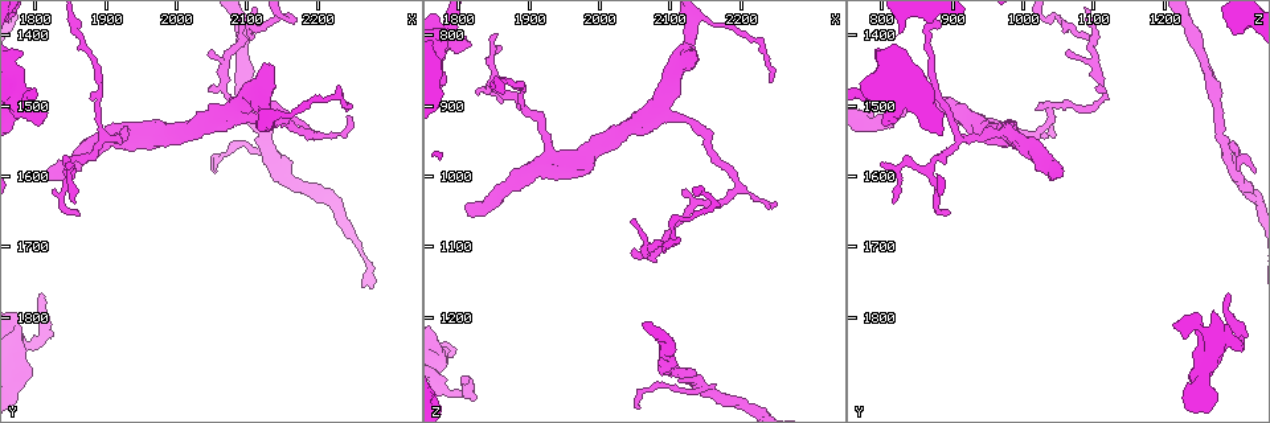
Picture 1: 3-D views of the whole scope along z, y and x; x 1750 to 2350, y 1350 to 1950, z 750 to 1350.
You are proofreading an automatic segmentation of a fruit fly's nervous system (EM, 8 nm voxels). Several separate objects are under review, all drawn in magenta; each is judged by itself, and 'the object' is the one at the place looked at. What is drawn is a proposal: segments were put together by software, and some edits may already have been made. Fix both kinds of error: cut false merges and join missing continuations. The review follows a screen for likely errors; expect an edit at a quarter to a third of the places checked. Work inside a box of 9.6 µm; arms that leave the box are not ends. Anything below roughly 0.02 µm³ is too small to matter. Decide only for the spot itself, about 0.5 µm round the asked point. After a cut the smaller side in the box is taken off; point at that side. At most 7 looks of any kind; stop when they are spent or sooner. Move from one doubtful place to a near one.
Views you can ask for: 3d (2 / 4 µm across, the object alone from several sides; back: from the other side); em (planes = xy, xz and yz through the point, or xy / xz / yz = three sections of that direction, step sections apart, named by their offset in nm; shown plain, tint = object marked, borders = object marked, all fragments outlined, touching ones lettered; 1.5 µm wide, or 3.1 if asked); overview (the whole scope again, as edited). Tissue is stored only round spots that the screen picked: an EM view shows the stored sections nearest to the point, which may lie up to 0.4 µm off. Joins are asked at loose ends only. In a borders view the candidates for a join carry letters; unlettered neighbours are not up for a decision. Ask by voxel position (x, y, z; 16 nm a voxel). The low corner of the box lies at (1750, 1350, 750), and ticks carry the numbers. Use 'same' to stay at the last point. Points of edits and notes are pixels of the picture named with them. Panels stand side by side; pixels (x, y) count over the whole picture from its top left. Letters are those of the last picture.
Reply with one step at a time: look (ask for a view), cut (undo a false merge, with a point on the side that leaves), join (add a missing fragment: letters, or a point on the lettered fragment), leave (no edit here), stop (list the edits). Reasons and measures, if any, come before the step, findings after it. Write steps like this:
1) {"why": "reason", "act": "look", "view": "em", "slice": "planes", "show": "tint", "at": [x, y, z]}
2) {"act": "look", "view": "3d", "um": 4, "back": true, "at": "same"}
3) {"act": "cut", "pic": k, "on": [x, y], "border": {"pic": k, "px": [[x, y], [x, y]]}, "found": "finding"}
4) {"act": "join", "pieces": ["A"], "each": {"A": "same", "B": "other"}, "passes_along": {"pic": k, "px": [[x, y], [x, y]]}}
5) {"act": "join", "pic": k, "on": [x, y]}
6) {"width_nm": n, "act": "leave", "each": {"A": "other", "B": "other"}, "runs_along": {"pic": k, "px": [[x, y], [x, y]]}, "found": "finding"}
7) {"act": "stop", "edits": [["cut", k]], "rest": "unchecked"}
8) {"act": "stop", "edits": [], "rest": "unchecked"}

{"why": "branch stops here", "act": "look", "view": "3d", "um": 4, "at": [2245, 1515, 1040]}

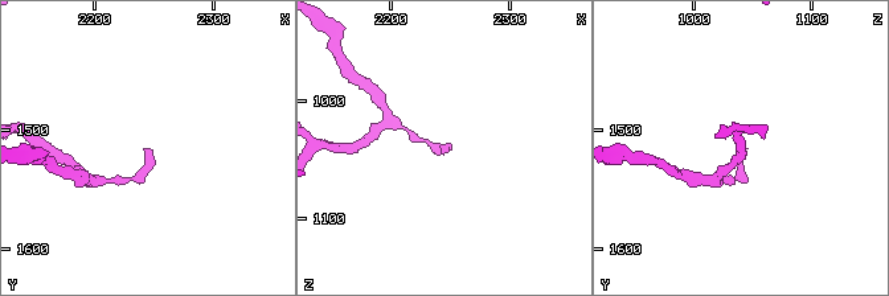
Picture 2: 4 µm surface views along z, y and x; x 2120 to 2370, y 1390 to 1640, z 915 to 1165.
{"why": "now the EM", "act": "look", "view": "em", "slice": "planes", "show": "tint", "at": [2242, 1514, 1046]}

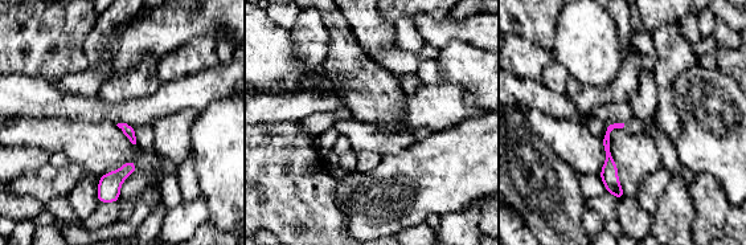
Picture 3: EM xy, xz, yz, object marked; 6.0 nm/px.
{"why": "see the neighbours", "act": "look", "view": "em", "slice": "planes", "show": "borders", "at": "same"}

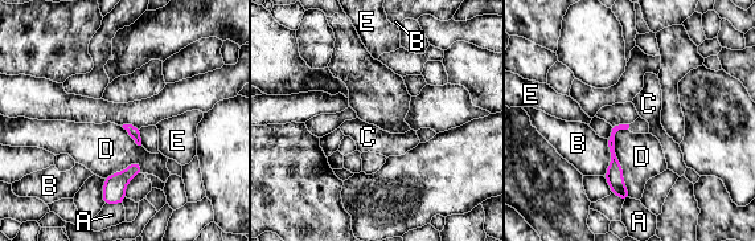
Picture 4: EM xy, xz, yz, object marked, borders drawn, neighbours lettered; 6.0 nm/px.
{"act": "leave", "each": {"A": "other", "B": "other", "C": "other", "D": "other", "E": "other"}, "border": {"pic": 4, "px": [[620, 129], [615, 155], [630, 196]]}, "found": "no lettered fragment goes on from it"}

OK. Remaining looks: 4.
{"why": "tapers out", "act": "look", "view": "em", "slice": "planes", "show": "plain", "at": [1855, 1635, 820]}

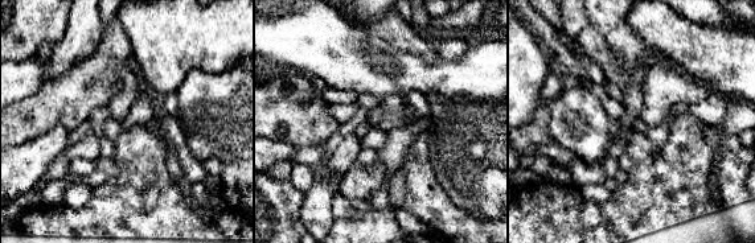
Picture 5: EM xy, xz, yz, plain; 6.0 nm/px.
{"act": "look", "view": "em", "slice": "planes", "show": "borders", "at": "same"}

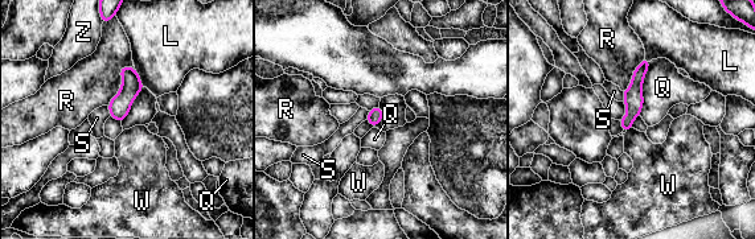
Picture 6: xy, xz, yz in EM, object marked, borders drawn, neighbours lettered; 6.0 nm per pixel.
{"longest_contact_nm": ["Q", 340], "act": "leave", "each": {"L": "other", "Q": "other", "R": "other", "S": "other", "W": "other", "Z": "other"}, "border": {"pic": 6, "px": [[631, 127], [627, 131]]}, "found": "none of them fits"}

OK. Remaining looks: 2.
{"act": "stop", "edits": [], "rest": "unchecked"}

